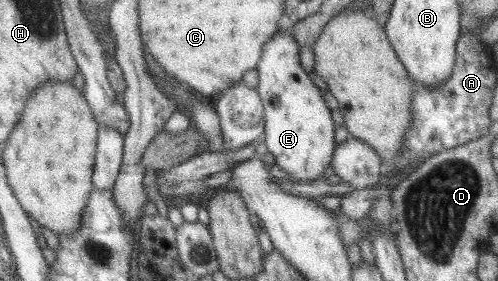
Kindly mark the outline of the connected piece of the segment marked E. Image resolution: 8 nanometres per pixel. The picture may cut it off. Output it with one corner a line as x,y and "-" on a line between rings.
280,28
262,47
260,60
256,65
256,91
262,103
264,115
263,137
268,154
274,158
274,164
286,173
288,180
298,182
317,182
320,174
331,163
332,152
335,151
334,122
330,117
330,109
322,99
322,92
312,83
309,72
300,67
298,45
292,37
292,29

